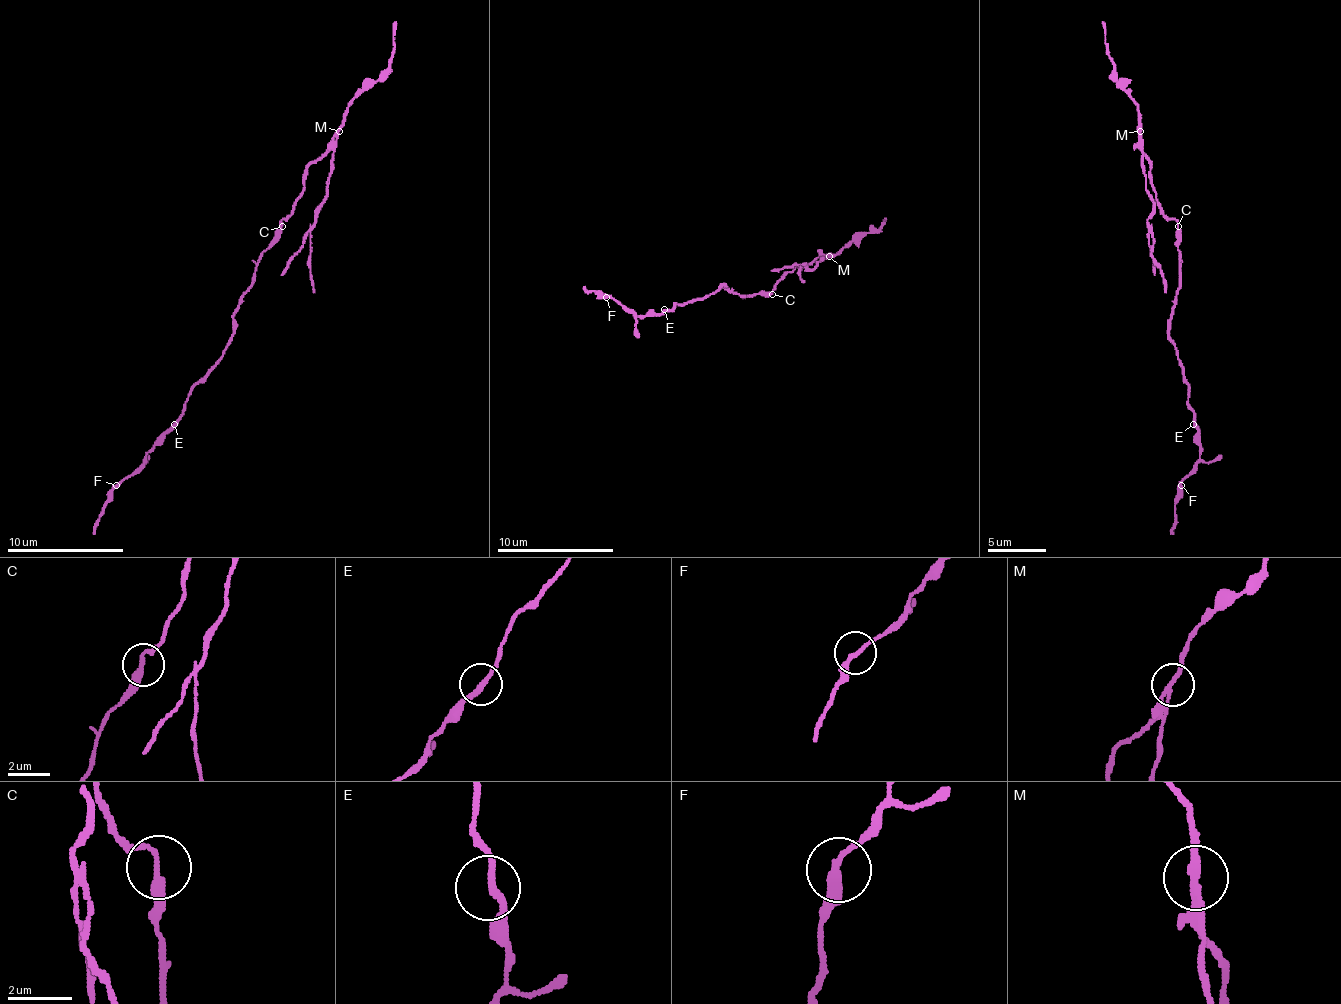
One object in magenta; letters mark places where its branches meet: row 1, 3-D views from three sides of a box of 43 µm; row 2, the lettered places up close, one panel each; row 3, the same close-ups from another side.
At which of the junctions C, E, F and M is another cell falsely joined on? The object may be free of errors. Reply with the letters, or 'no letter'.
M

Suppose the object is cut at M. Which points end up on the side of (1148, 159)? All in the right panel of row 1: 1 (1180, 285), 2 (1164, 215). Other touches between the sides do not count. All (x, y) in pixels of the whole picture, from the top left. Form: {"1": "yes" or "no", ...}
{"1": "yes", "2": "yes"}

